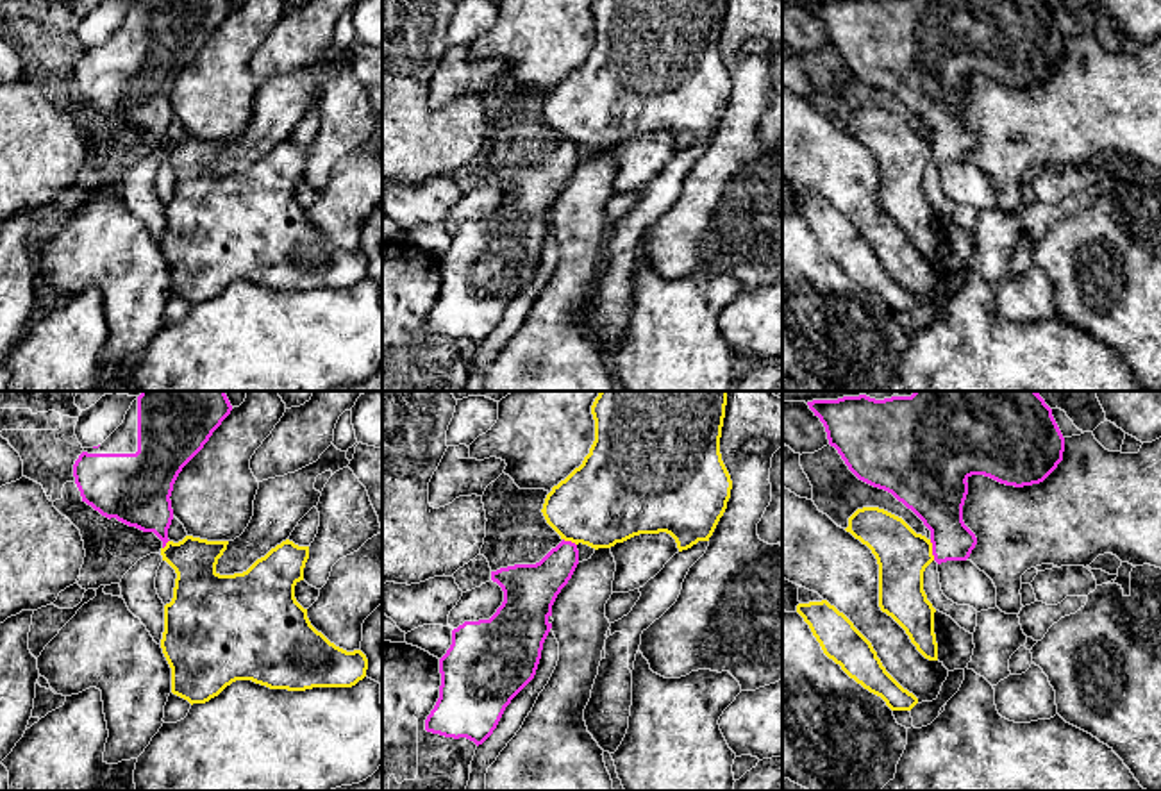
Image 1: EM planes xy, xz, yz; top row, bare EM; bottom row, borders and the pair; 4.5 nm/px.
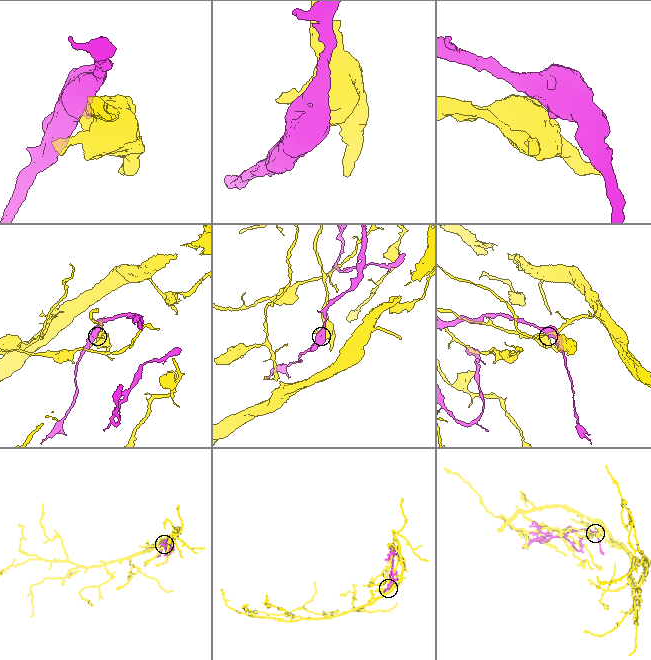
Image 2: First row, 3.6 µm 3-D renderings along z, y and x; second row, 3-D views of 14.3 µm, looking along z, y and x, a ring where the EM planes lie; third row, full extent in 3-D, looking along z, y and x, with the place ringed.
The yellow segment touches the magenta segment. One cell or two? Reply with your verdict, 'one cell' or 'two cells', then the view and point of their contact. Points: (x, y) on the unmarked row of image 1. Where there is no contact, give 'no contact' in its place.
two cells | yz (931, 150)

